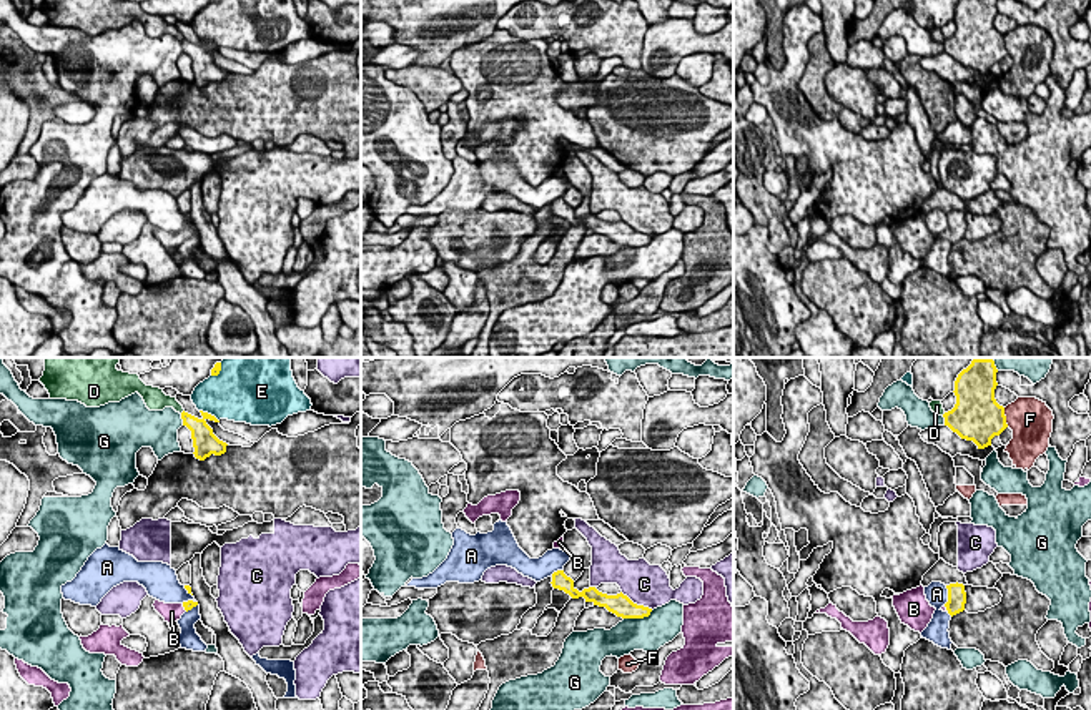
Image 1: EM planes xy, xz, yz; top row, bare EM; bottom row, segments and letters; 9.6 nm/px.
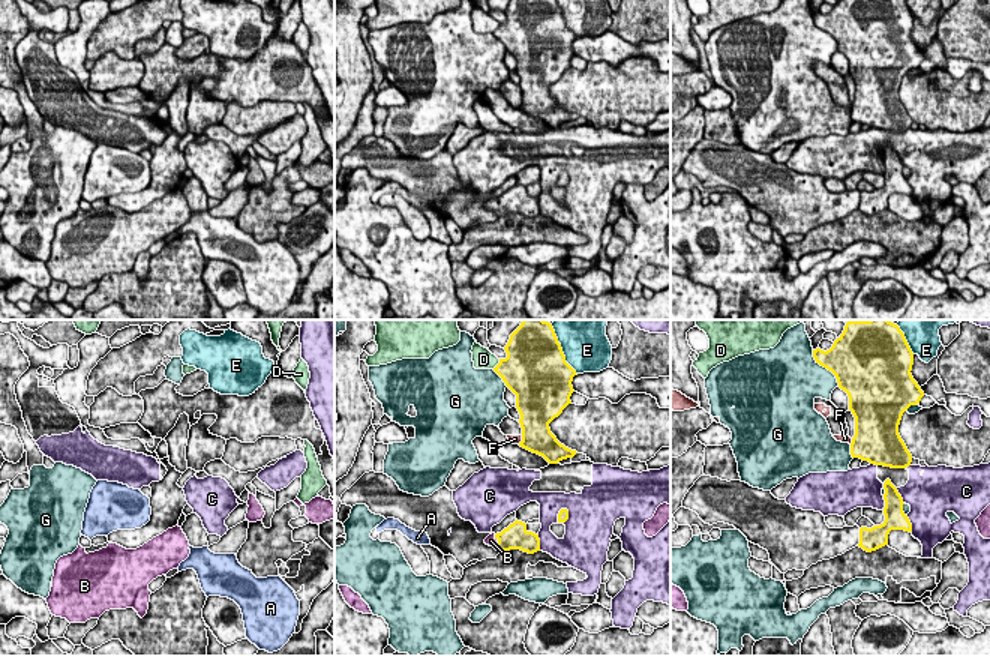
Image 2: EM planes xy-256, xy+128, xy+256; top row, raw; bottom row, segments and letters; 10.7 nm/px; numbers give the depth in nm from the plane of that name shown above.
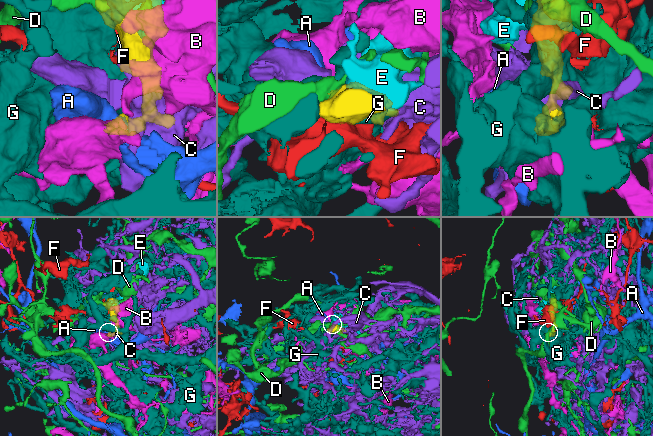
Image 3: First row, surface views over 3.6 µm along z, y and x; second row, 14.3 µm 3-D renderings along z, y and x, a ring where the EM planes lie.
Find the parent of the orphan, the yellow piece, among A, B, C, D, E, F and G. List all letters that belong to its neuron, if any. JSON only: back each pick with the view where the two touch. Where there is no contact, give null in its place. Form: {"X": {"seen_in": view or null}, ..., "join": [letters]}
{"B": {"seen_in": "xy"}, "join": ["B"]}

